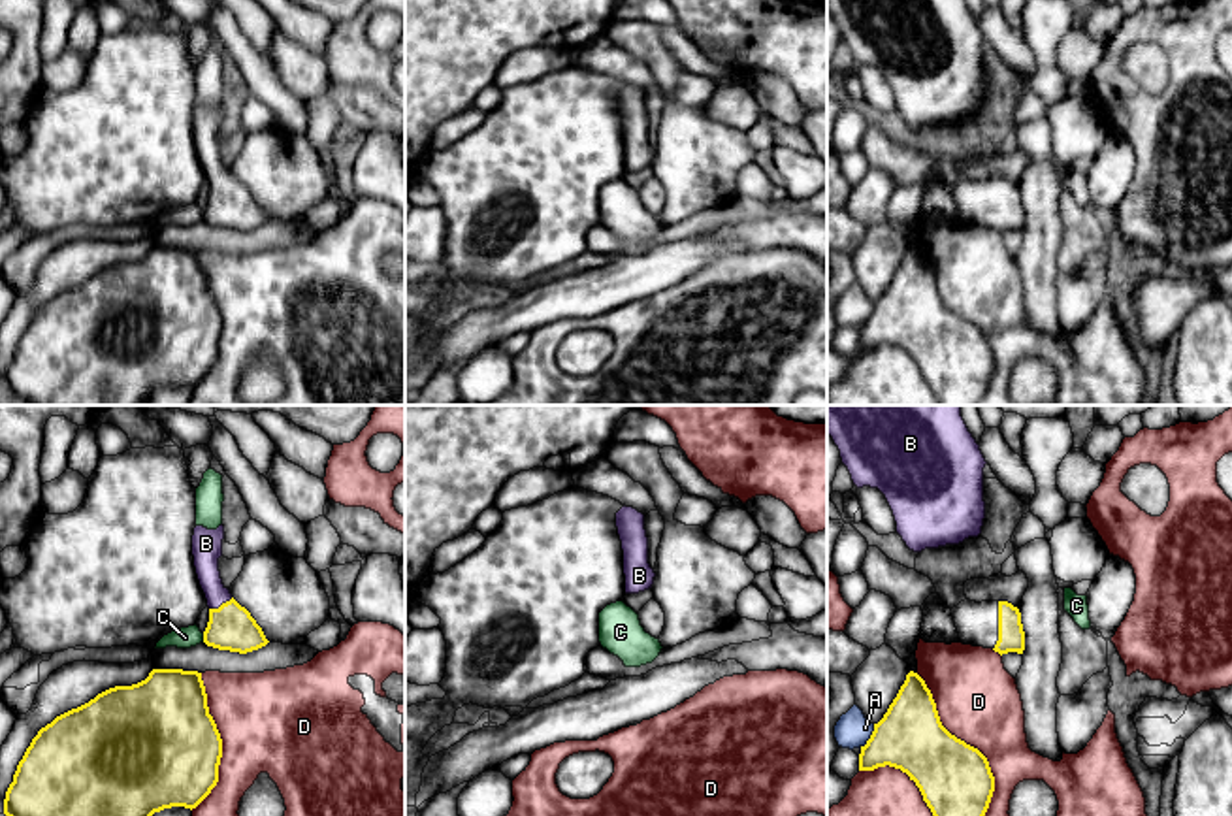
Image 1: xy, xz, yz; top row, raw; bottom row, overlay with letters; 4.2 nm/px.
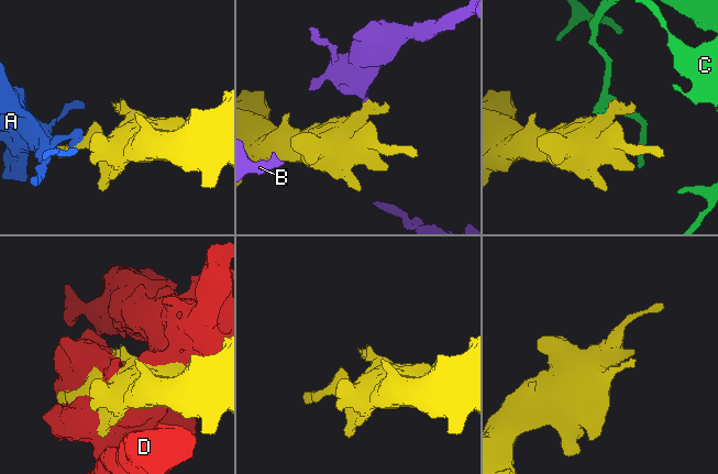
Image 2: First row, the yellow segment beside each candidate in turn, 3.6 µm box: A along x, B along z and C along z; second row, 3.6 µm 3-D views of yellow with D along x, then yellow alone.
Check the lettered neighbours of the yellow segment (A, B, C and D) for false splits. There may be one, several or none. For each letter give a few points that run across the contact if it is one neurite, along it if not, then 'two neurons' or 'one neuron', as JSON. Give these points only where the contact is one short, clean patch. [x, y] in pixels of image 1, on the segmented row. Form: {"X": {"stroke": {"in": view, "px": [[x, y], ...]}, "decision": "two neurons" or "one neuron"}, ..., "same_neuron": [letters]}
{"A": {"stroke": {"in": "yz", "px": [[875, 724], [875, 730], [861, 747]]}, "decision": "two neurons"}, "B": {"stroke": {"in": "xy", "px": [[230, 626], [223, 603], [210, 581], [208, 547]]}, "decision": "one neuron"}, "C": {"stroke": {"in": "xy", "px": [[202, 634], [204, 641]]}, "decision": "two neurons"}, "D": {"decision": "two neurons"}, "same_neuron": ["B"]}

